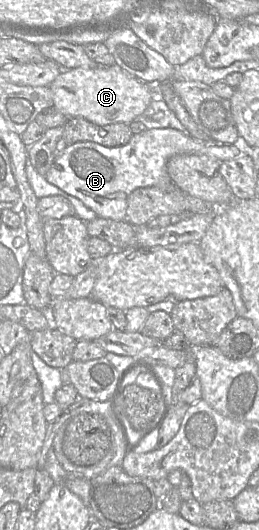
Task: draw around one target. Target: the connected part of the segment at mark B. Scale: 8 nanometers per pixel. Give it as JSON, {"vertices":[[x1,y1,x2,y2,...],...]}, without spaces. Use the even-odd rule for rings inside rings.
{"vertices":[[154,128,133,134,130,141,122,146,106,147,91,141,76,142,67,145,56,158,45,179,81,200,98,217,125,221,127,199,133,190,151,186,174,189,175,184,167,172,167,162,178,154,202,154,223,162,242,154,242,141,239,135,235,144,218,144,196,140,186,131]]}

